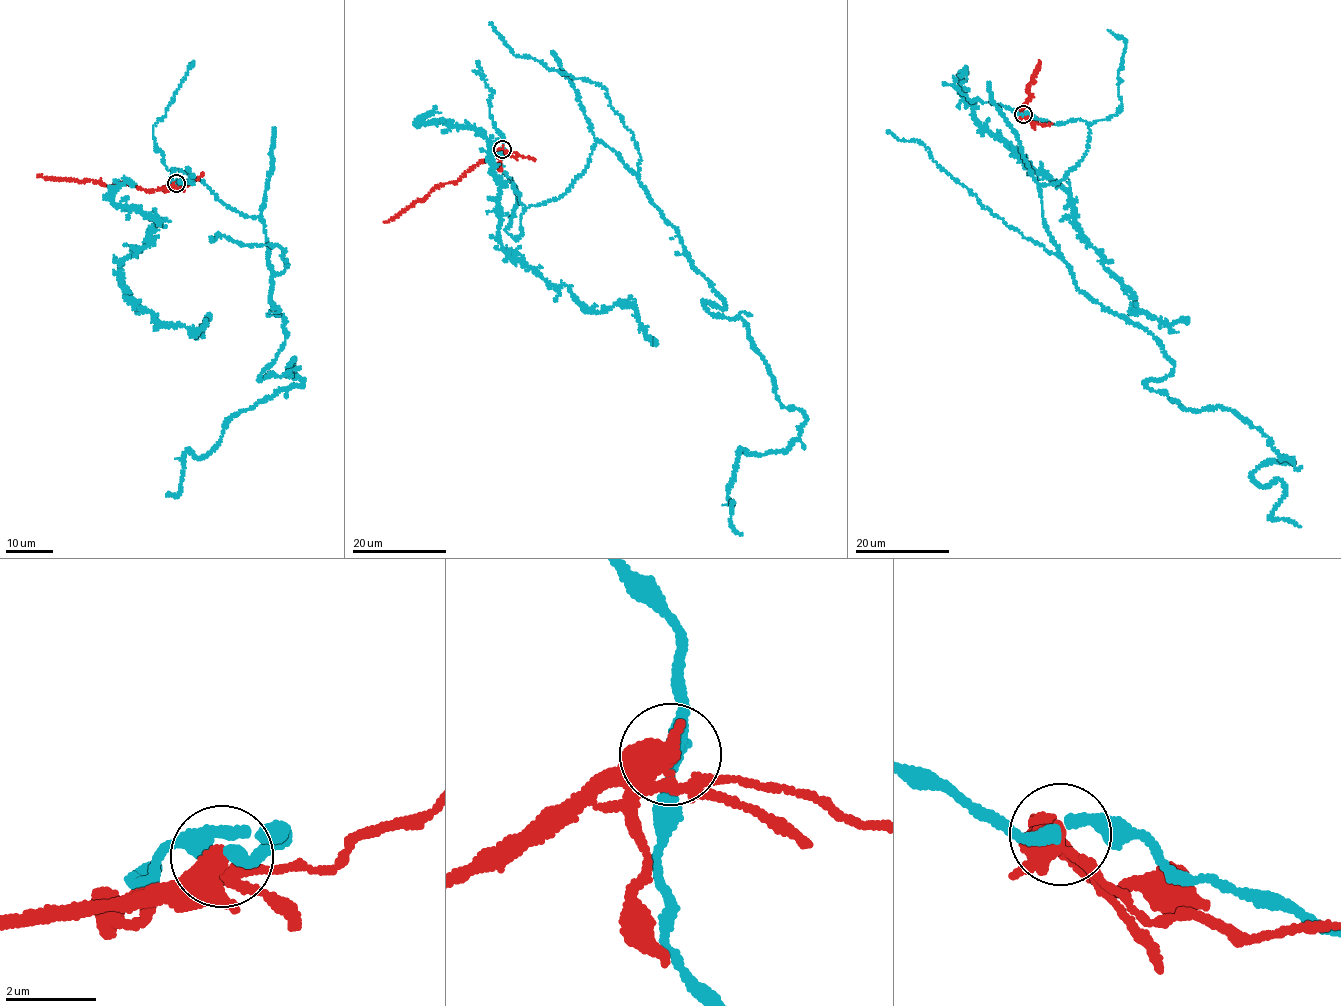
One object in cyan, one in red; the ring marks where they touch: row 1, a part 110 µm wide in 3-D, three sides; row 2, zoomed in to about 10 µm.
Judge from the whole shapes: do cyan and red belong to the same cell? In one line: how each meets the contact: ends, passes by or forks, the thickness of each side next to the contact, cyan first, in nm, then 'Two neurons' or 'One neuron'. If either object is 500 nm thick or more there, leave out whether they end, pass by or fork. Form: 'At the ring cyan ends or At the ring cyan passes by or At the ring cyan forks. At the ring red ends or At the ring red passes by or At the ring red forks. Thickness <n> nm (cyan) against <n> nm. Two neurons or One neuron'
At the ring cyan passes by. At the ring red forks. Thickness 240 nm (cyan) against 320 nm. Two neurons

